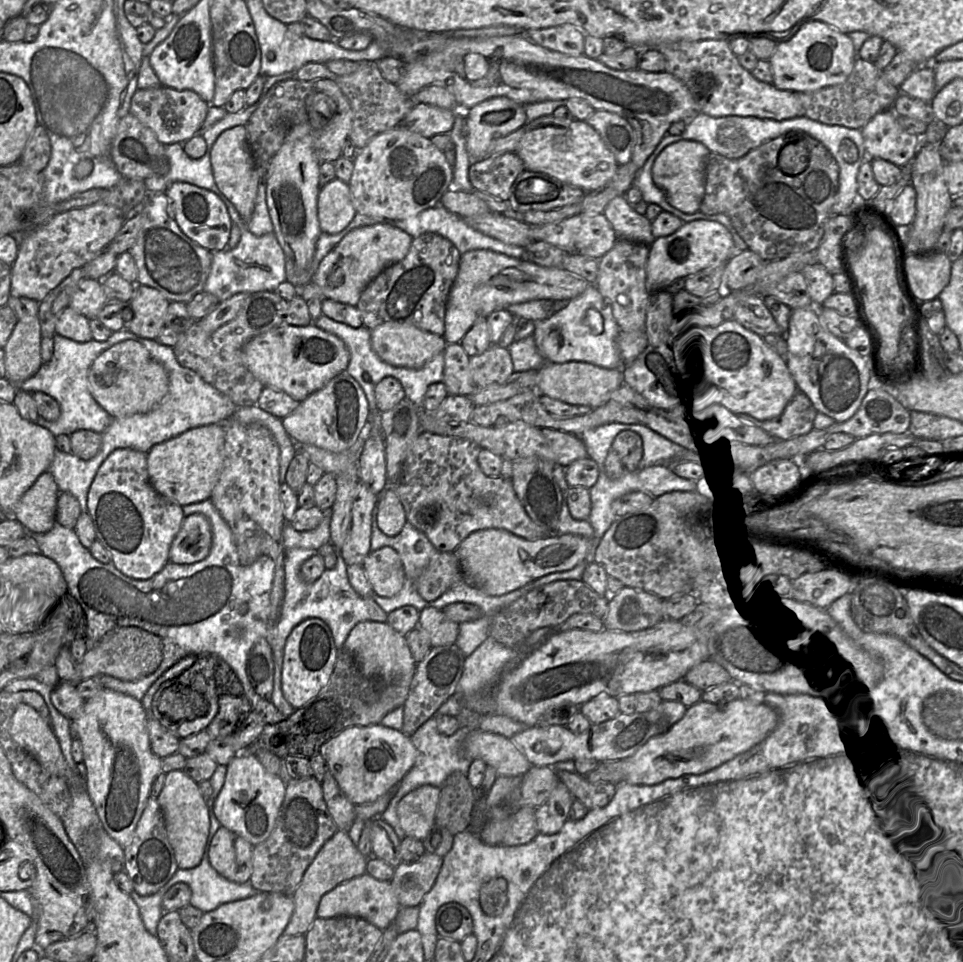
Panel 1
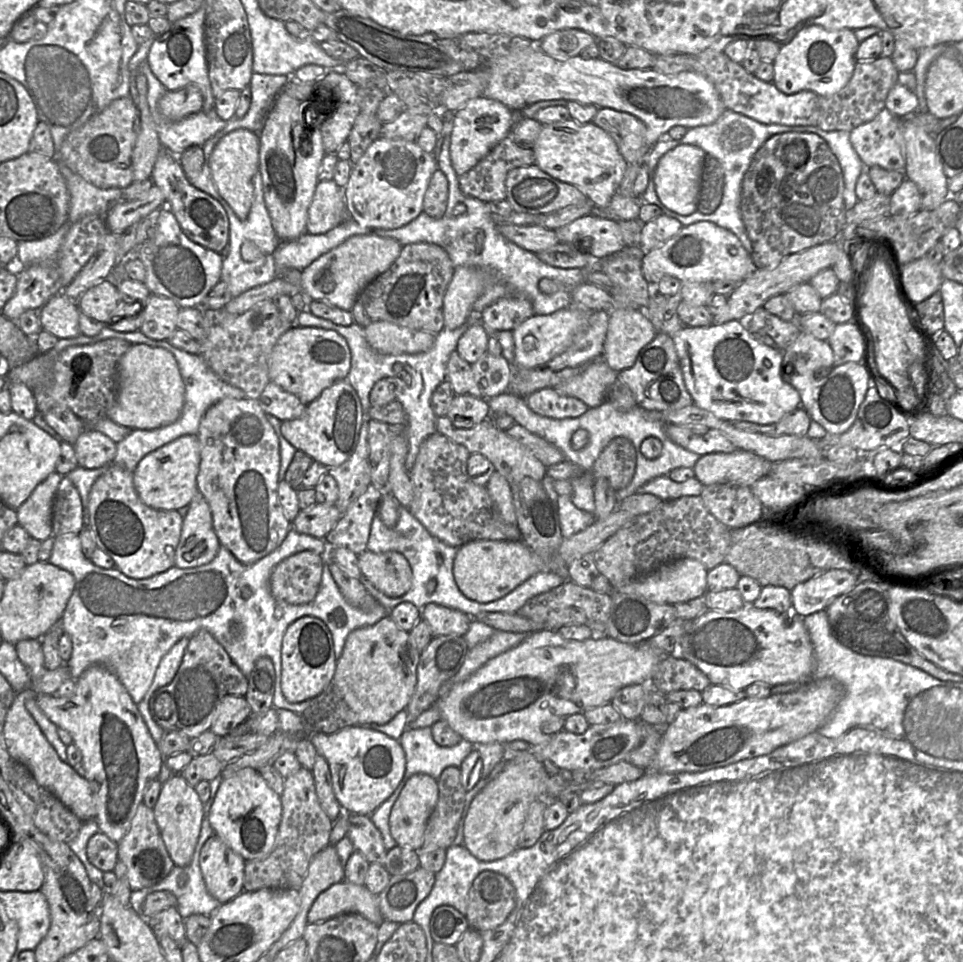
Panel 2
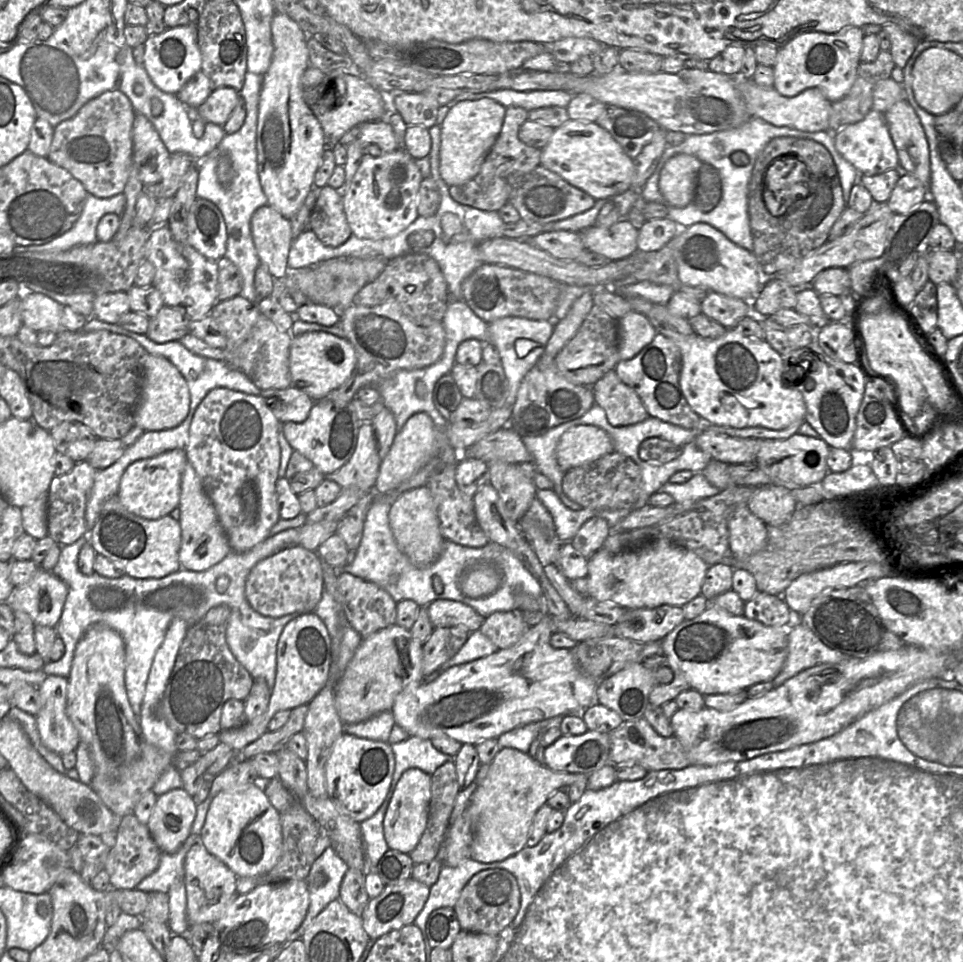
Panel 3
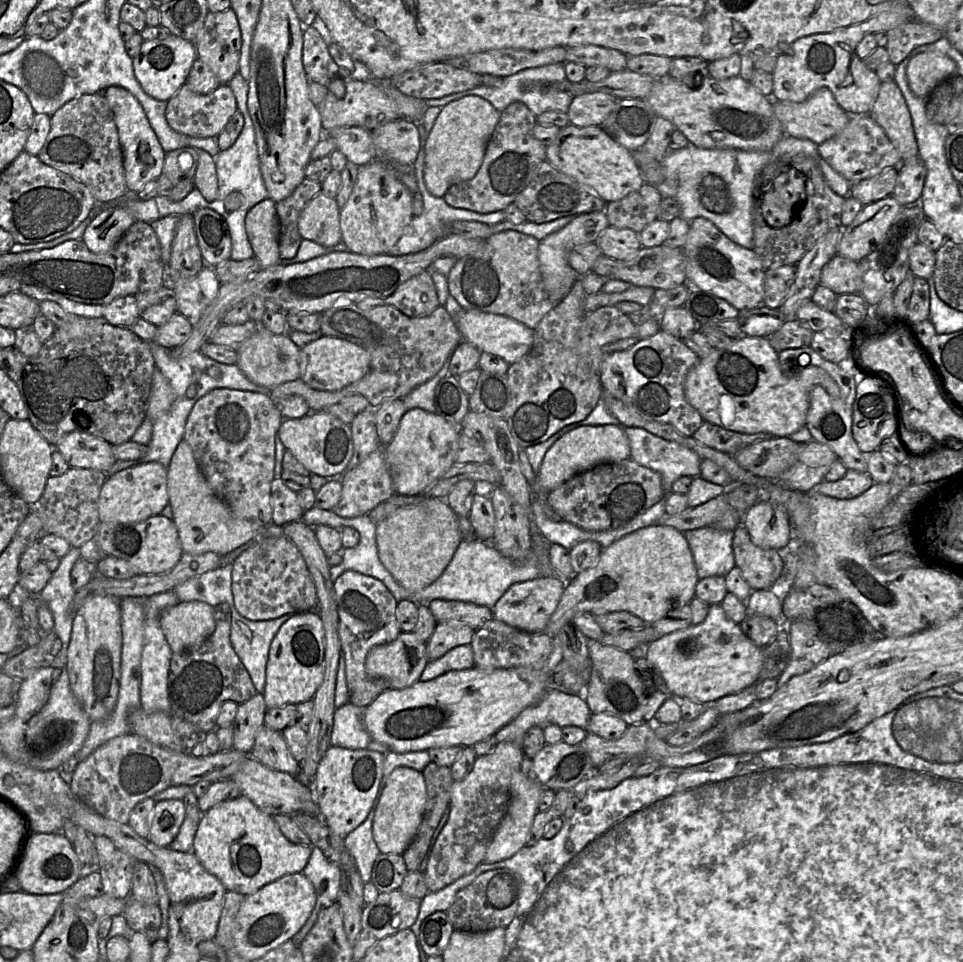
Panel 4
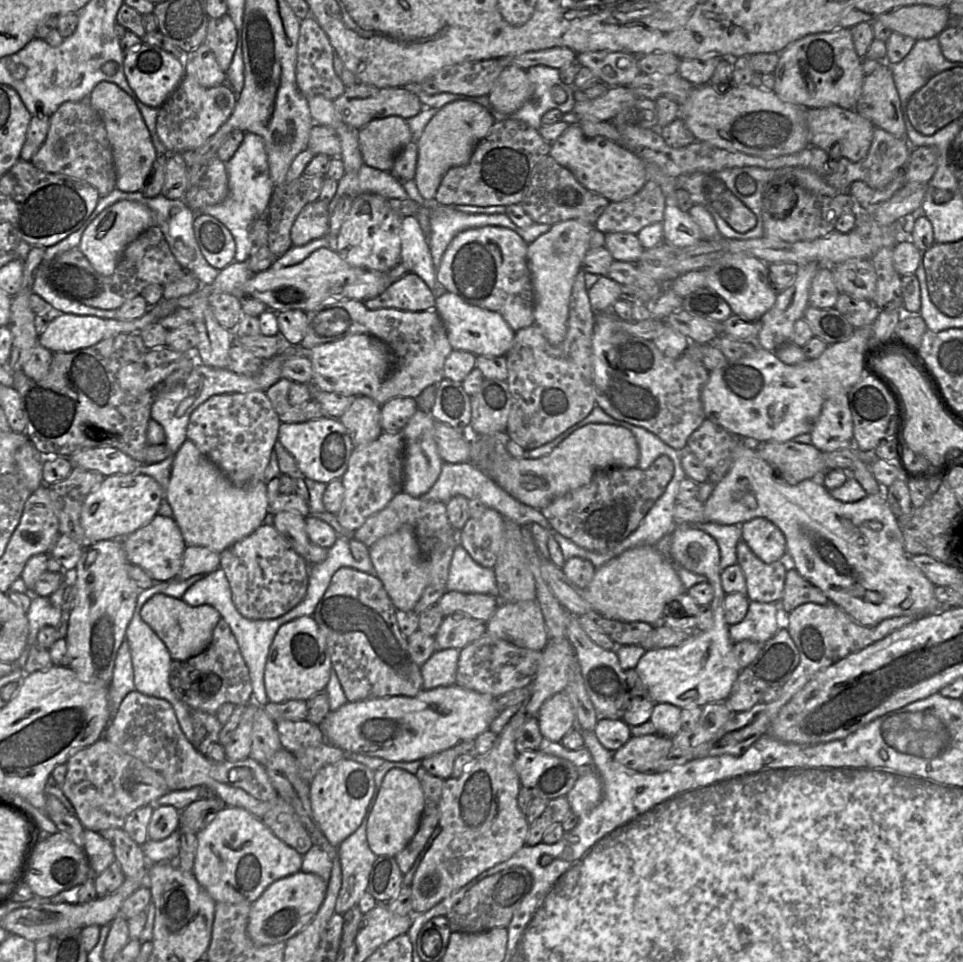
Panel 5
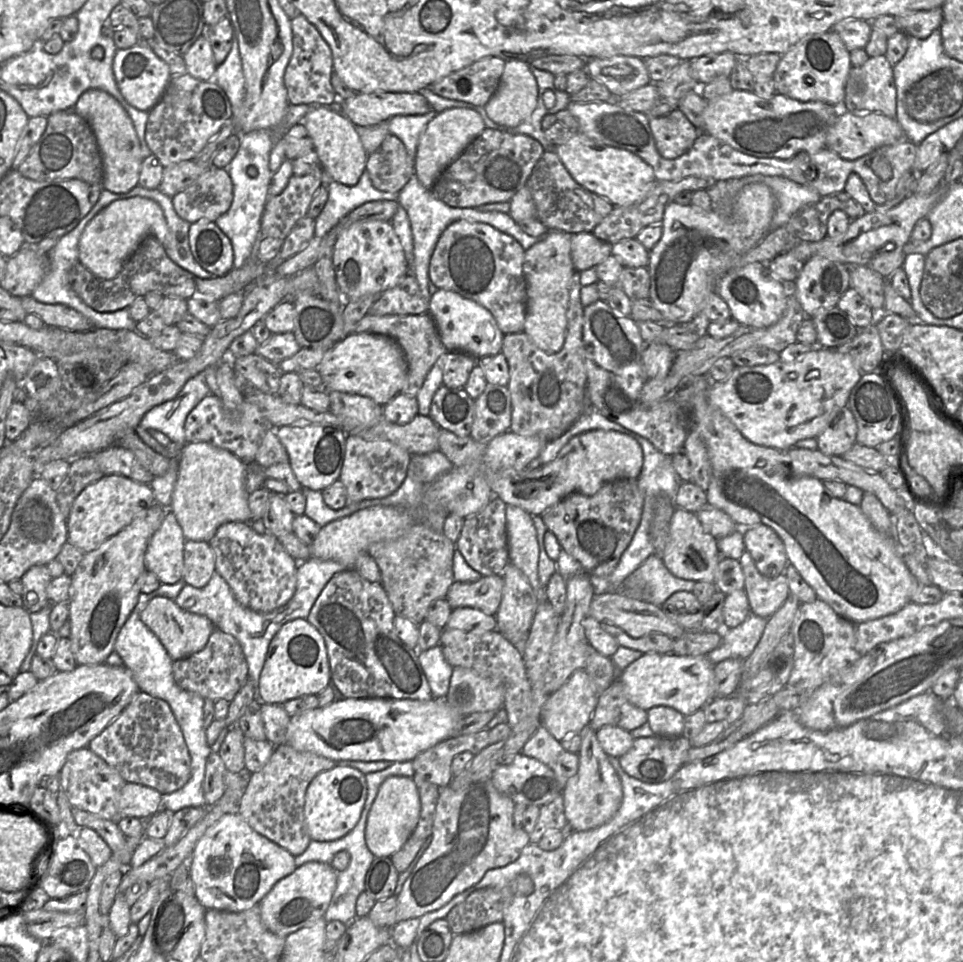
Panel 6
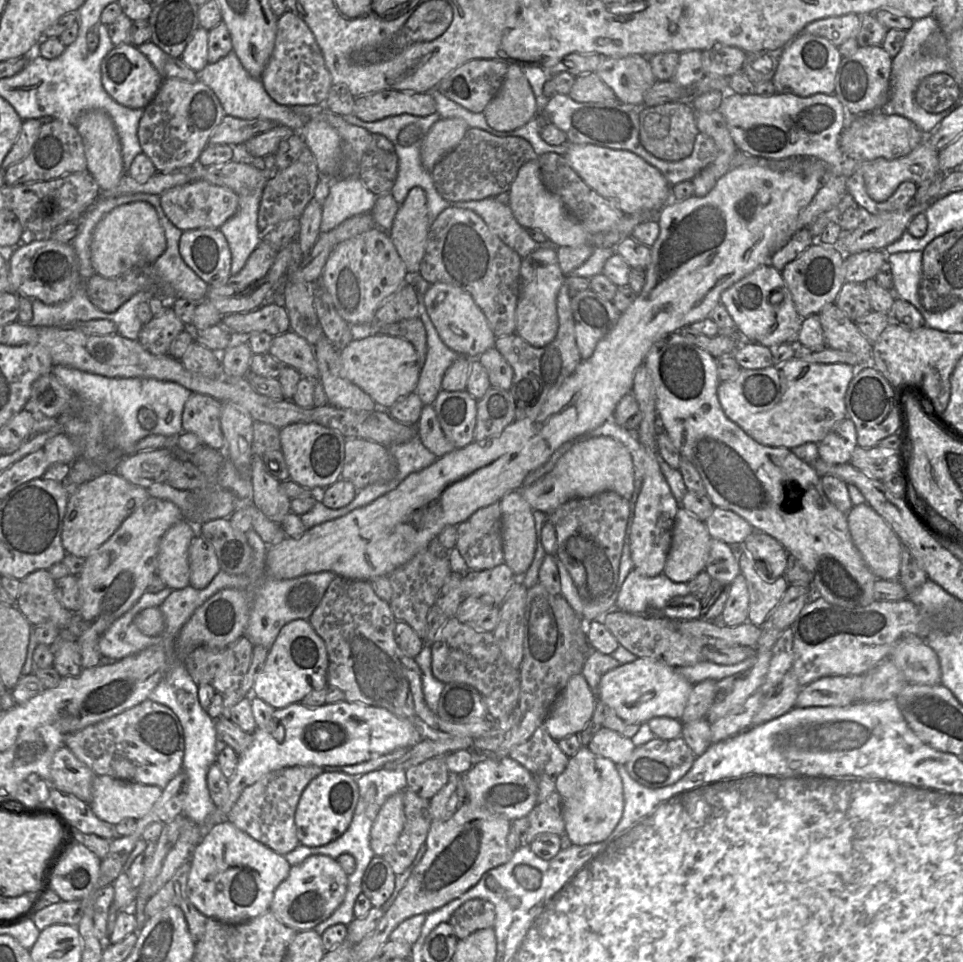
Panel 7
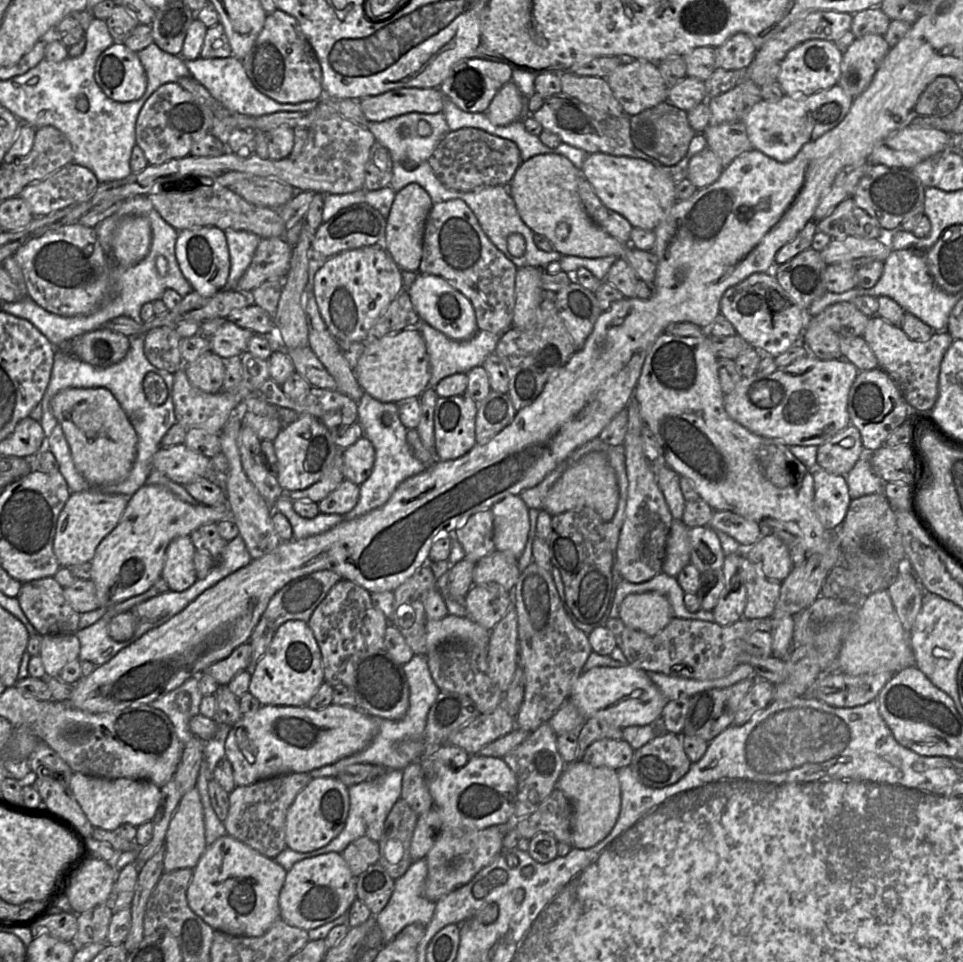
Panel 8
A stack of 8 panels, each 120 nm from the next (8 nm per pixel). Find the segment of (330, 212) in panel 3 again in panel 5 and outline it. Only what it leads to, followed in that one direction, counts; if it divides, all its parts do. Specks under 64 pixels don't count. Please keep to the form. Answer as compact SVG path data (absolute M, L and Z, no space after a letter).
M315 200L307 203L297 215L290 231L293 246L302 246L328 235L328 204Z

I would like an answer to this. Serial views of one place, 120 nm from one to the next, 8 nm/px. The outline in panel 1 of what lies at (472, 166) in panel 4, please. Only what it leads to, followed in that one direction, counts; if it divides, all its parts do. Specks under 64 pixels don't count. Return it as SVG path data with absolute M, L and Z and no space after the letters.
M504 96L492 97L464 111L466 149L470 165L487 156L493 141L527 123L523 105Z

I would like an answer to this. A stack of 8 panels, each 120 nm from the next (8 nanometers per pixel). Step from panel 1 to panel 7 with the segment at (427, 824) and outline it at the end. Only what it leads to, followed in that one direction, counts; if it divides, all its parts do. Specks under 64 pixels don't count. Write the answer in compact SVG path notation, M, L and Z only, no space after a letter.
M403 792L390 796L379 810L370 832L370 845L376 856L382 857L393 846L404 827Z

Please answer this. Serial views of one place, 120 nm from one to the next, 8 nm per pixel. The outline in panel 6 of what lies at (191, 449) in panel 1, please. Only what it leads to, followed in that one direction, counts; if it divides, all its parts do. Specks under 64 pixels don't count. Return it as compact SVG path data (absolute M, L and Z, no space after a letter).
M118 474L104 475L83 489L74 500L67 518L68 541L83 553L95 550L155 502L154 492L149 484Z

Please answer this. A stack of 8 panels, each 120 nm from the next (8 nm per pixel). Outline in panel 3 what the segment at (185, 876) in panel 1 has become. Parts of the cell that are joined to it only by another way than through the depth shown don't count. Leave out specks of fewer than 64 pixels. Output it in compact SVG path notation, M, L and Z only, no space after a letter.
M190 834L177 852L162 852L158 868L136 887L148 893L157 891L168 895L168 926L174 935L186 935L189 928L184 862L189 849L198 842L200 842L200 834Z

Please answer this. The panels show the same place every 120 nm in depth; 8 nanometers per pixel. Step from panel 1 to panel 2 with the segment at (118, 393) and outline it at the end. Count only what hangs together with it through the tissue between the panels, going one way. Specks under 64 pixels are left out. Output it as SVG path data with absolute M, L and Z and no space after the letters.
M132 344L117 368L116 396L106 416L131 430L150 430L174 423L185 402L185 384L174 356L159 347Z

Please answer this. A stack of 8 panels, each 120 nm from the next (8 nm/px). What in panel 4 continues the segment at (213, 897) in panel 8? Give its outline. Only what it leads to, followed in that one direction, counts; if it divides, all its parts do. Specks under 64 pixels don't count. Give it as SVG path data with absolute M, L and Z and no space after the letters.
M239 795L203 813L195 834L192 852L202 866L221 881L227 891L248 896L285 875L302 872L309 861L312 847L290 842L278 828L273 816L260 810L248 797Z

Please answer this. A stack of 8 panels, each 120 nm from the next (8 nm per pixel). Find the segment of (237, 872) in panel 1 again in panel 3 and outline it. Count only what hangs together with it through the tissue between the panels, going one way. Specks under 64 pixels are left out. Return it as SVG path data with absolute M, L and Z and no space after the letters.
M198 842L186 854L184 862L187 895L187 921L189 926L203 922L213 923L224 913L237 894L237 875L221 860Z

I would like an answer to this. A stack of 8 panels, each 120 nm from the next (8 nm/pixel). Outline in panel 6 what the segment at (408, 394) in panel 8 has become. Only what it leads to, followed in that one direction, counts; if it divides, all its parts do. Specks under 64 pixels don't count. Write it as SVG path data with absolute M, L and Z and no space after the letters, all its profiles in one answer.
M351 333L333 344L316 367L328 390L363 395L384 406L406 388L408 365L398 342L386 335Z

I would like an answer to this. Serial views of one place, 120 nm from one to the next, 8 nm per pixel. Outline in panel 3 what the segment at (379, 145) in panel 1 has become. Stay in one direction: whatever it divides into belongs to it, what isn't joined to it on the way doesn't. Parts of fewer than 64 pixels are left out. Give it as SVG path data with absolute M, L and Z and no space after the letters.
M402 147L382 156L363 155L352 181L342 189L343 207L354 236L380 240L397 235L419 215L418 191L423 177L416 160Z

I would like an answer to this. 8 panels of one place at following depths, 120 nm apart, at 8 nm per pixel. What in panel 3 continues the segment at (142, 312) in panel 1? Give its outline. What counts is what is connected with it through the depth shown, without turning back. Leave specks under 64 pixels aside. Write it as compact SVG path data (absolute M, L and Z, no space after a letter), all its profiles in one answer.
M164 305L154 317L149 318L145 335L156 343L179 341L189 333L190 321L181 309Z

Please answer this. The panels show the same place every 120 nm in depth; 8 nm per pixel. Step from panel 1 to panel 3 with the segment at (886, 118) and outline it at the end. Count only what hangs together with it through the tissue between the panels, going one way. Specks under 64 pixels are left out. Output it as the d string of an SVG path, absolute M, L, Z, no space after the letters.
M871 109L863 120L834 132L834 142L836 150L860 175L877 175L890 169L899 169L897 151L882 112Z

